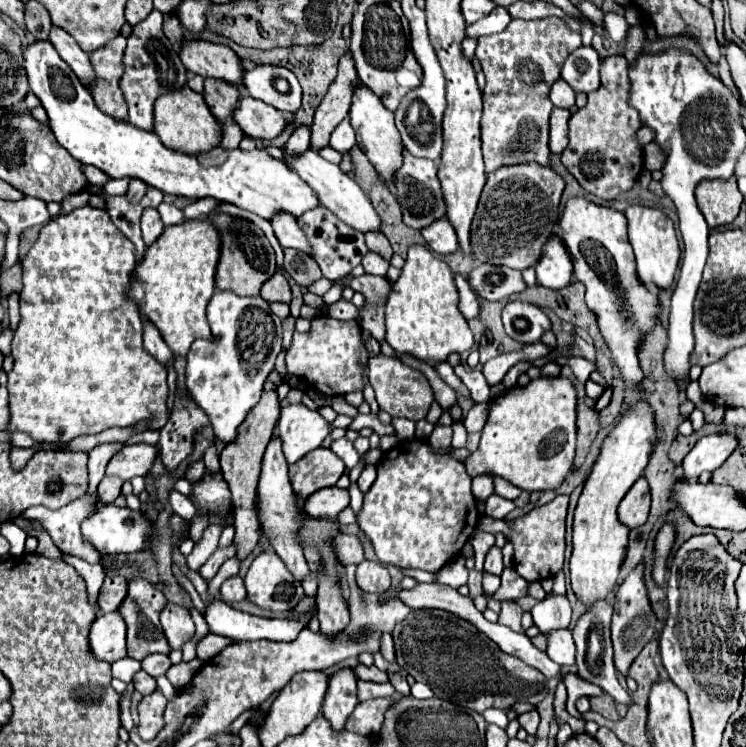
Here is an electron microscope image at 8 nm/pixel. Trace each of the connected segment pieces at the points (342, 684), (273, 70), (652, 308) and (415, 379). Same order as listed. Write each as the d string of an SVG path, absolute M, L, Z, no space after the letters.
M340 669L328 681L326 699L322 705L322 717L332 725L332 729L342 731L348 717L356 707L356 677L352 669Z
M258 65L244 73L244 87L254 99L286 113L296 113L302 105L302 87L296 75L284 67Z
M572 197L568 199L564 213L558 221L558 237L564 241L568 253L572 255L572 263L574 263L574 277L578 281L582 281L586 285L586 303L588 307L596 313L598 317L598 327L602 337L608 343L612 361L618 365L620 369L620 377L624 381L630 383L640 383L644 379L644 373L640 371L638 365L638 351L636 351L636 343L638 339L654 327L654 319L658 317L658 297L652 295L640 281L636 275L636 265L634 265L634 253L632 253L632 245L628 241L626 235L626 217L624 213L610 209L610 207L600 207L594 205L592 201L588 201L586 197Z
M374 355L368 359L368 379L370 379L370 385L376 393L376 401L378 401L378 407L386 413L390 413L392 417L404 417L404 419L412 419L412 421L420 421L426 417L432 401L434 401L434 395L432 395L432 389L430 389L430 383L428 379L404 365L402 361L398 361L398 357L388 357L388 355Z

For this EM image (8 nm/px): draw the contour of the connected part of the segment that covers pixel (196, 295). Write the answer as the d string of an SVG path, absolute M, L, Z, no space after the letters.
M192 219L166 227L162 237L146 249L142 263L132 273L130 295L140 313L158 325L168 347L186 355L196 339L210 339L206 305L214 295L216 261L220 259L220 235L208 219Z

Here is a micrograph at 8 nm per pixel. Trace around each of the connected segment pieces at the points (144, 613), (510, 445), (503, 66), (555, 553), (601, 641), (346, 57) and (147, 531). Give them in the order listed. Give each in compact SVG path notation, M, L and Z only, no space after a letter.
M136 577L130 581L128 585L128 595L124 599L124 603L120 605L120 613L128 625L128 657L142 661L144 657L152 655L152 653L164 653L168 655L172 651L172 647L168 647L168 639L164 637L162 625L158 621L158 615L162 611L162 607L166 605L166 597L162 591L154 589L152 583L144 581L142 577Z
M536 377L526 387L514 387L510 393L490 403L490 417L482 429L480 447L464 461L470 477L502 477L522 491L554 491L568 477L576 449L576 401L578 393L566 377Z
M512 19L512 23L496 35L478 39L476 57L482 63L486 75L486 87L482 91L482 153L486 173L492 173L504 165L538 163L548 165L548 119L552 101L548 99L552 83L560 77L560 67L566 57L582 45L580 33L572 31L564 19Z
M556 495L554 501L534 507L530 513L520 515L516 519L494 519L483 516L478 528L487 533L502 533L514 547L514 569L526 581L542 581L546 577L554 577L564 565L564 533L566 533L566 511L568 511L568 495Z
M614 593L606 601L594 601L592 607L586 609L586 613L578 619L576 627L572 629L576 647L578 647L578 655L576 655L578 675L584 681L590 681L590 683L602 687L606 693L610 693L614 697L614 701L618 701L618 703L630 703L630 697L628 697L626 689L622 689L622 685L618 683L616 667L614 667L614 661L612 661L612 641L610 641L612 599L614 599Z
M346 51L338 61L338 75L314 115L314 125L312 125L312 149L314 151L328 145L330 133L348 115L352 95L358 85L360 85L360 79L354 67L354 59Z
M104 505L96 515L88 517L82 523L82 531L86 541L90 541L102 555L128 555L136 551L146 551L156 545L156 527L154 521L144 511L132 511L128 507Z

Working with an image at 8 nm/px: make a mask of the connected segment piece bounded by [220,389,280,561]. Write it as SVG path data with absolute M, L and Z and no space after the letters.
M266 389L260 403L248 413L246 421L238 429L238 437L232 445L226 445L222 455L220 455L220 465L222 465L222 477L230 487L232 493L232 511L234 511L234 527L236 527L236 537L234 543L238 547L238 559L244 561L252 549L258 545L260 539L260 521L258 521L258 511L256 511L256 487L260 479L260 465L262 465L262 455L264 449L272 437L272 429L278 421L280 405L276 399L274 389Z

